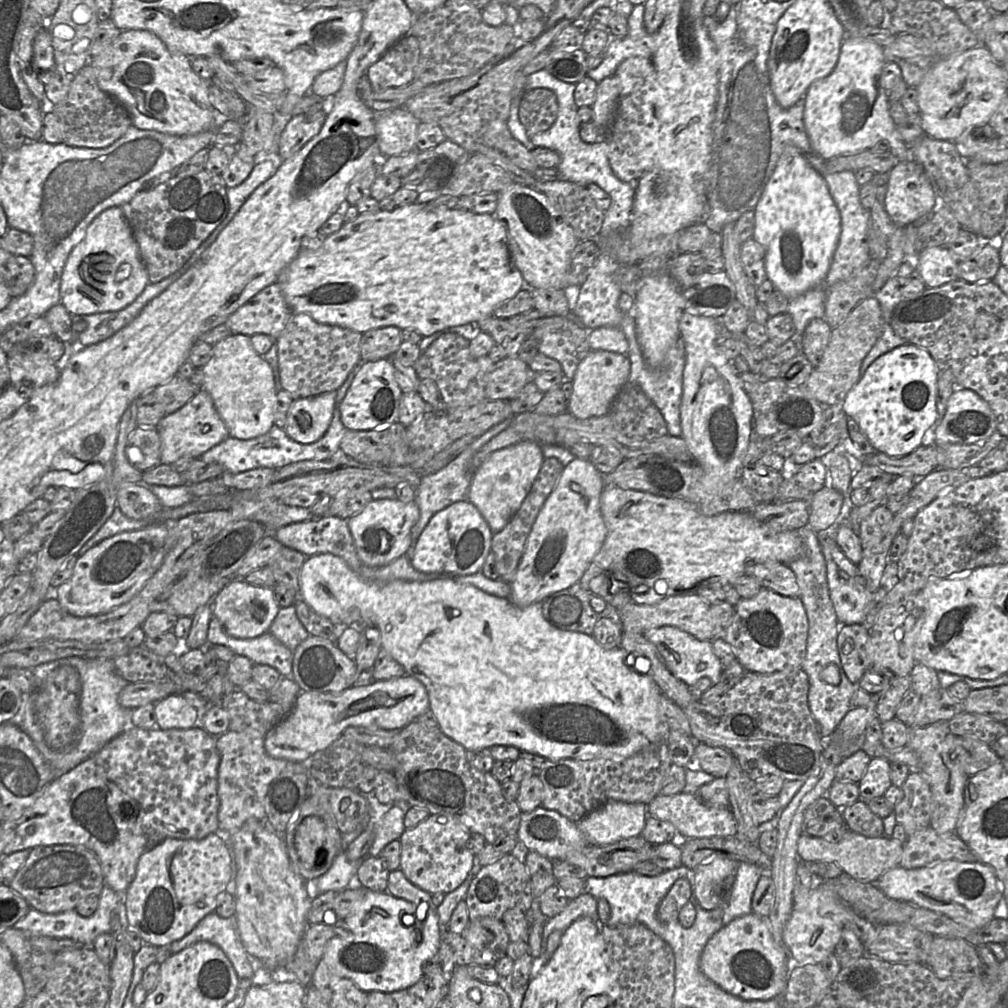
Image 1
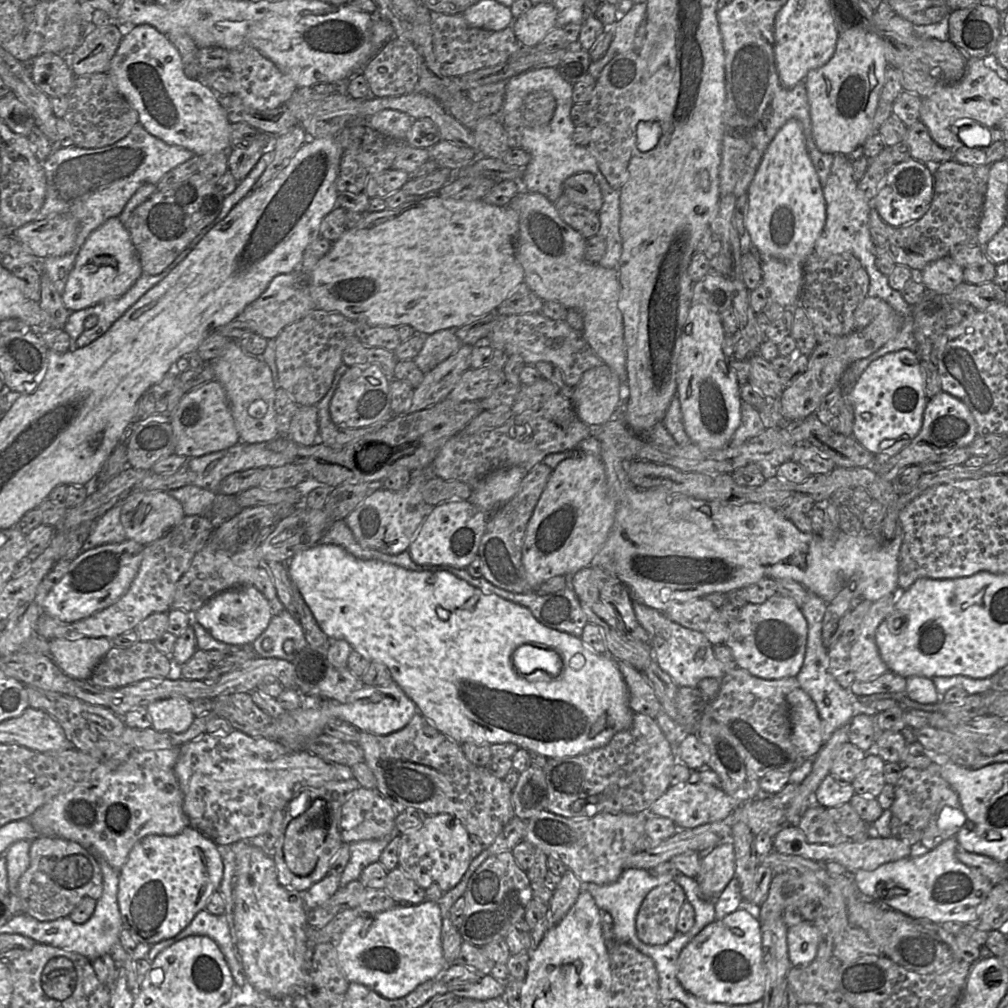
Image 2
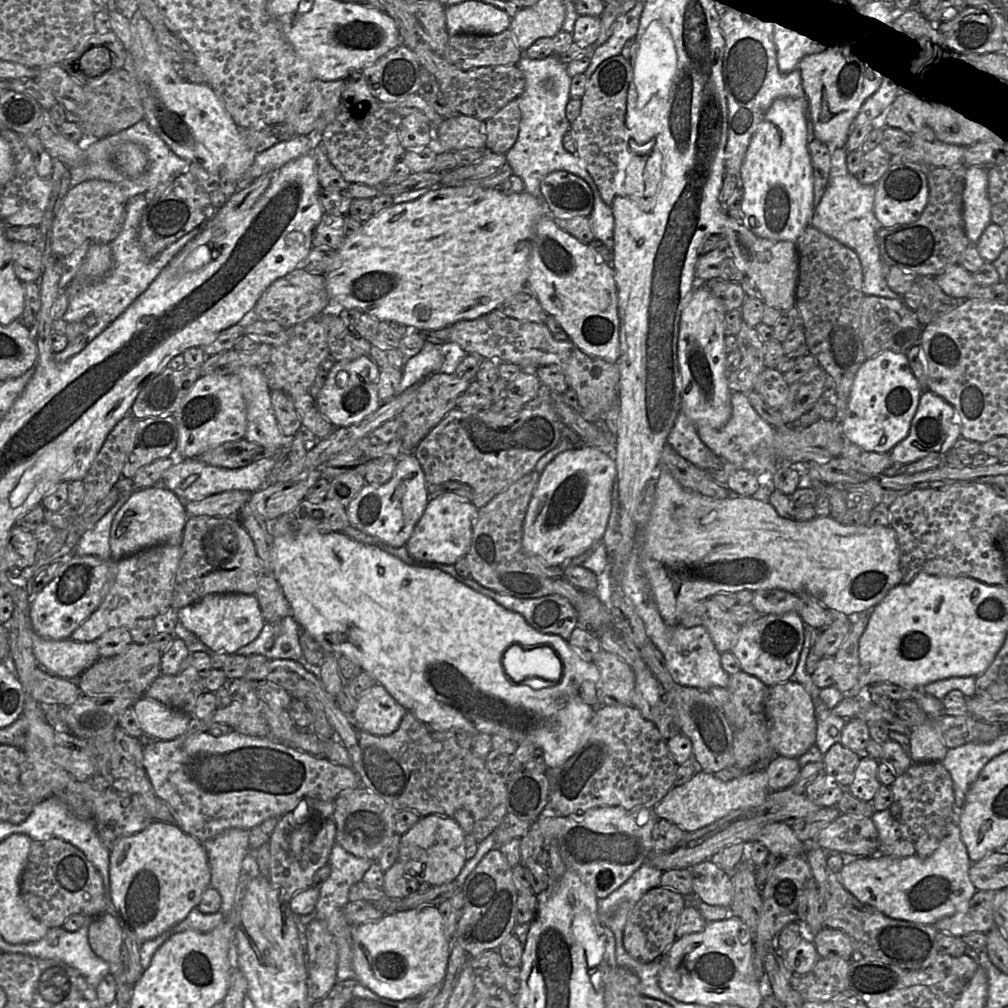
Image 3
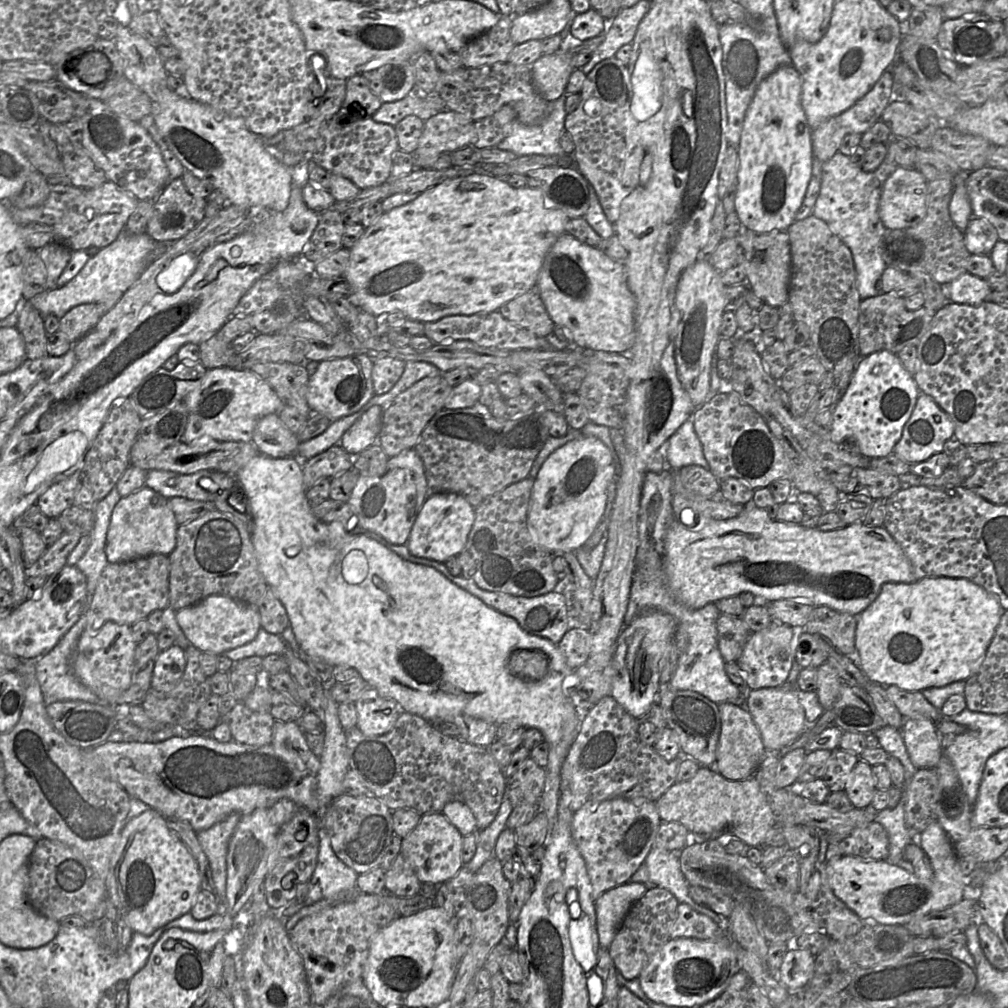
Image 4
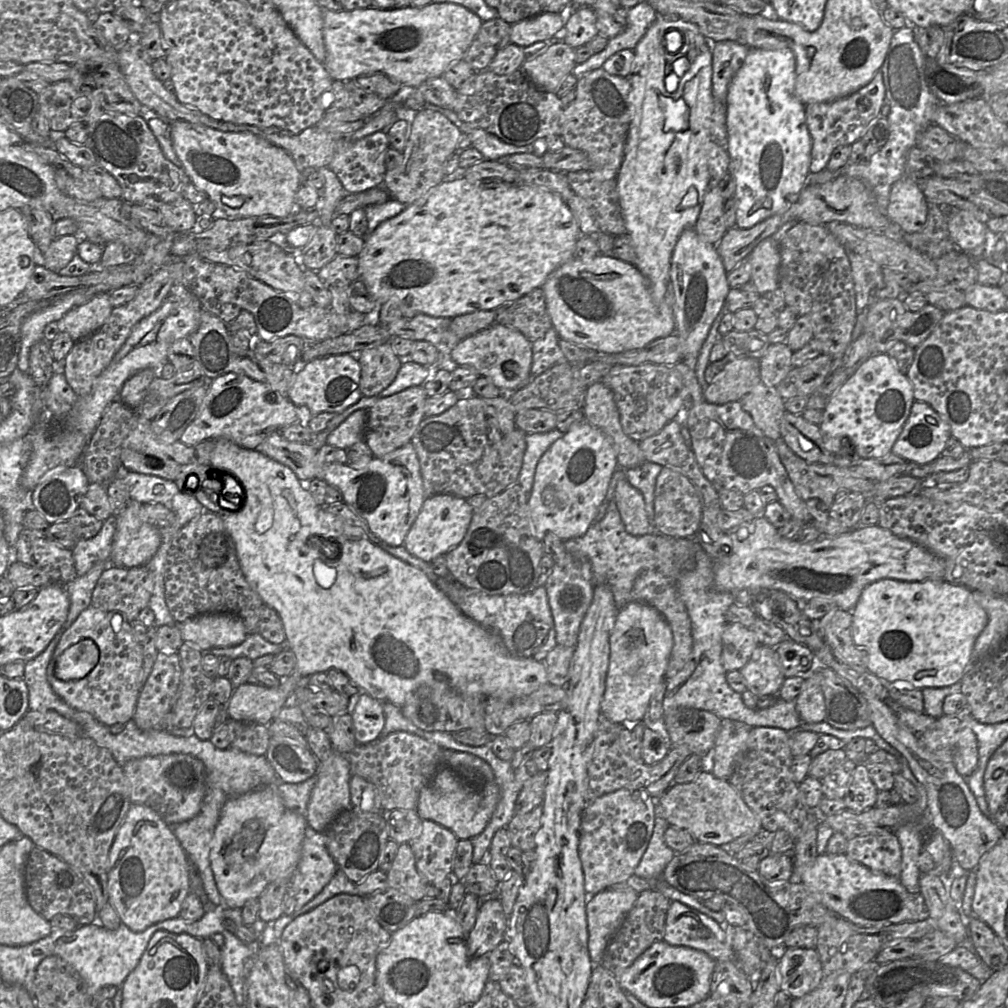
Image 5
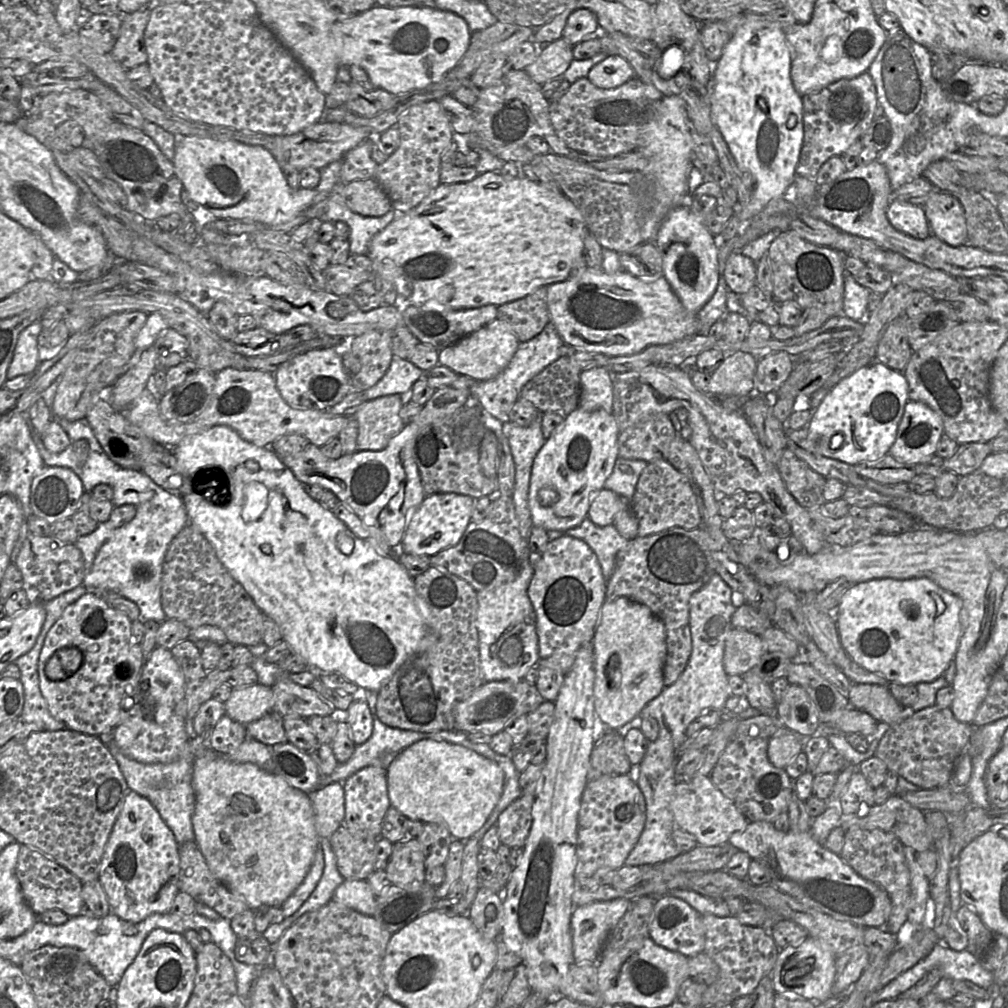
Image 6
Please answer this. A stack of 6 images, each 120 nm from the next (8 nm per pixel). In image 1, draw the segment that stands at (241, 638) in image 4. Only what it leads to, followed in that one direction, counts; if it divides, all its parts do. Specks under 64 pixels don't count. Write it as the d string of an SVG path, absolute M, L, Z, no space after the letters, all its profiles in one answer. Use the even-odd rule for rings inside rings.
M232 578L209 604L213 617L218 619L224 630L235 638L253 638L264 634L270 629L280 609L273 588L255 586L238 578Z

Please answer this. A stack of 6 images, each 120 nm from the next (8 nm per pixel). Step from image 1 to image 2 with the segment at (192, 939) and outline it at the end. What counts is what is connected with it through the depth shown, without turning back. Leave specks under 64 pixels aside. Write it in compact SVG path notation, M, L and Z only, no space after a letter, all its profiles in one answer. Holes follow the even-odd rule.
M200 910L191 923L175 937L152 945L145 960L152 963L161 951L174 944L176 941L194 935L207 936L218 945L237 986L243 987L244 985L249 984L238 957L234 939L232 938L226 917L224 915L213 915L206 910Z

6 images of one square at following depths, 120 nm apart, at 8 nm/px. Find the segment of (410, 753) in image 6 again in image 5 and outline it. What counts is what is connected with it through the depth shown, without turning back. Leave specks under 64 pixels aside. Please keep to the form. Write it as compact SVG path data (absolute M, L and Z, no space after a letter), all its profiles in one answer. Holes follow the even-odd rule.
M440 768L421 789L416 811L422 820L428 819L442 825L451 830L459 840L473 839L485 829L499 798L500 788L495 780L474 788L453 770Z

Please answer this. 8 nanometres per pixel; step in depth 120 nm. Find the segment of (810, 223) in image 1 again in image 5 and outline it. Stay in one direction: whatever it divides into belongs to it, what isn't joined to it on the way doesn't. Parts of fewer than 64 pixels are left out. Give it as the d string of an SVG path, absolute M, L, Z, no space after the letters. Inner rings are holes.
M750 48L726 97L726 150L736 182L736 227L748 229L785 211L807 185L811 136L805 104L795 95L796 58L788 48Z

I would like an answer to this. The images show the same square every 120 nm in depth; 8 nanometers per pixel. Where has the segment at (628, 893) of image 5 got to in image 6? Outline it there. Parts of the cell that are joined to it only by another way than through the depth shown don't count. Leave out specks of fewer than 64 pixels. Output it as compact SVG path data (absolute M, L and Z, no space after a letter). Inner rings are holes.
M617 898L574 907L570 924L575 964L598 962L608 935L624 916L629 904L630 900Z

